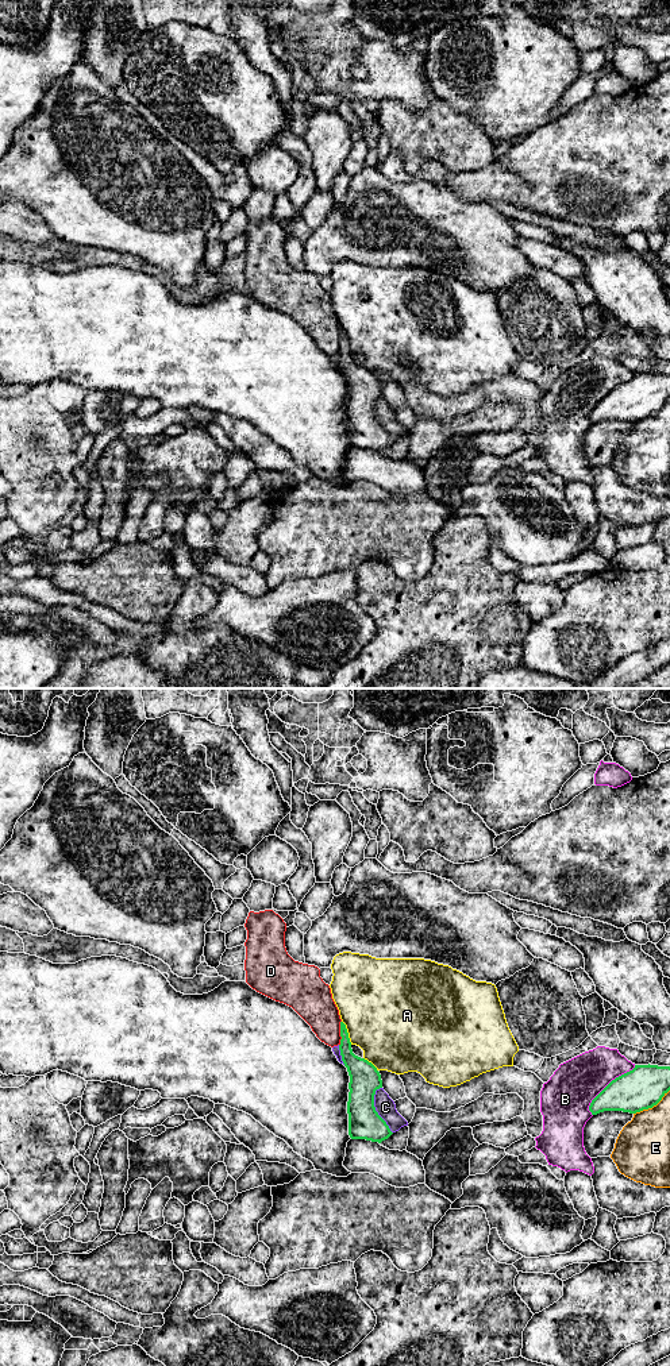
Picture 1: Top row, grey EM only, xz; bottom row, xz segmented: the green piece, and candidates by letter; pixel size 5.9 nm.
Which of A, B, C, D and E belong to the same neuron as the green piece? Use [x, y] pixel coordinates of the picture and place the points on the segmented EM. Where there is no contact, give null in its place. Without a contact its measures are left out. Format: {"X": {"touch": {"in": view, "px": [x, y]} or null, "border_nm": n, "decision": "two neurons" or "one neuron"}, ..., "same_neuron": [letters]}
{"A": {"touch": {"in": "xz", "px": [347, 1033]}, "border_nm": 160, "decision": "two neurons"}, "B": {"touch": {"in": "xz", "px": [605, 1087]}, "border_nm": 400, "decision": "two neurons"}, "C": {"touch": {"in": "xz", "px": [374, 1110]}, "border_nm": 280, "decision": "two neurons"}, "D": {"touch": {"in": "xz", "px": [341, 1033]}, "border_nm": 150, "decision": "two neurons"}, "E": {"touch": {"in": "xz", "px": [651, 1107]}, "border_nm": 260, "decision": "two neurons"}, "same_neuron": []}

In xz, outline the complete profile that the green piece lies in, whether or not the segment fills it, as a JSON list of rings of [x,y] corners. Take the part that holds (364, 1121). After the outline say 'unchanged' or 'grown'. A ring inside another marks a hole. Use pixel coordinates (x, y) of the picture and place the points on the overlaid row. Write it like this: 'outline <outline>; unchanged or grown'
outline [[[340,1022],[340,1056],[347,1068],[349,1083],[349,1135],[351,1139],[366,1139],[381,1143],[393,1132],[374,1107],[376,1091],[382,1088],[381,1074],[365,1058],[353,1053],[346,1024]]]; unchanged

